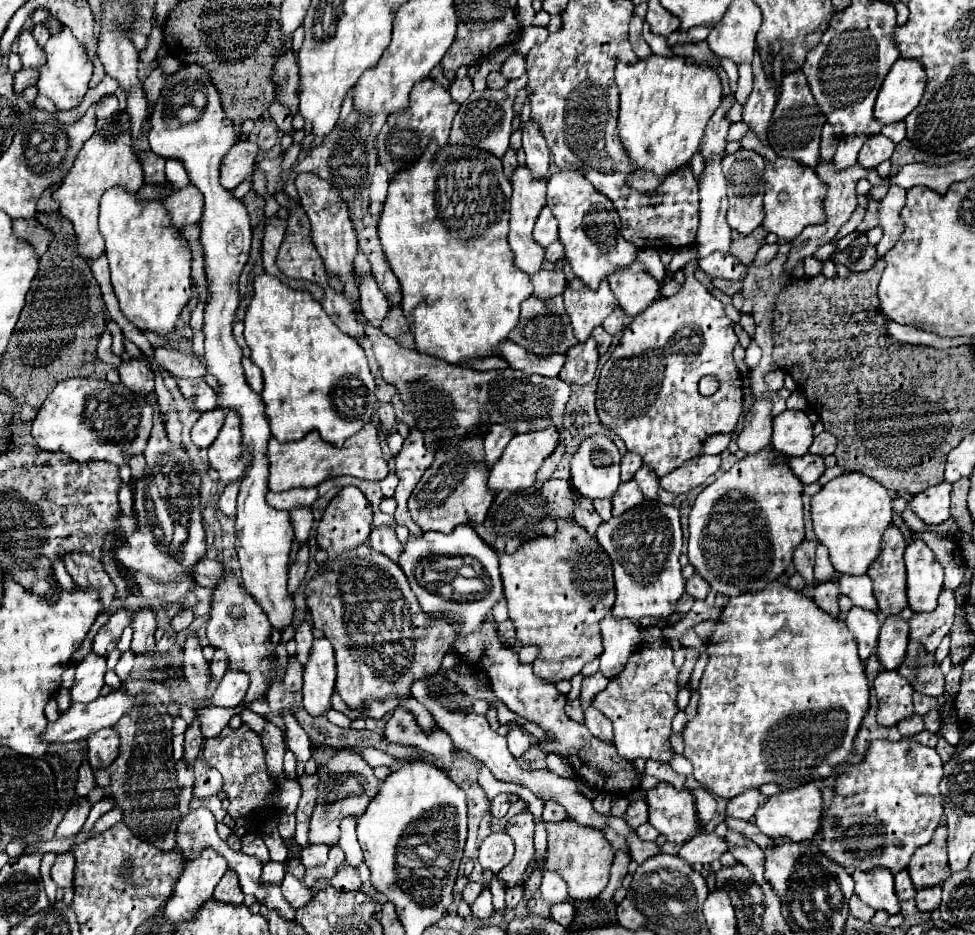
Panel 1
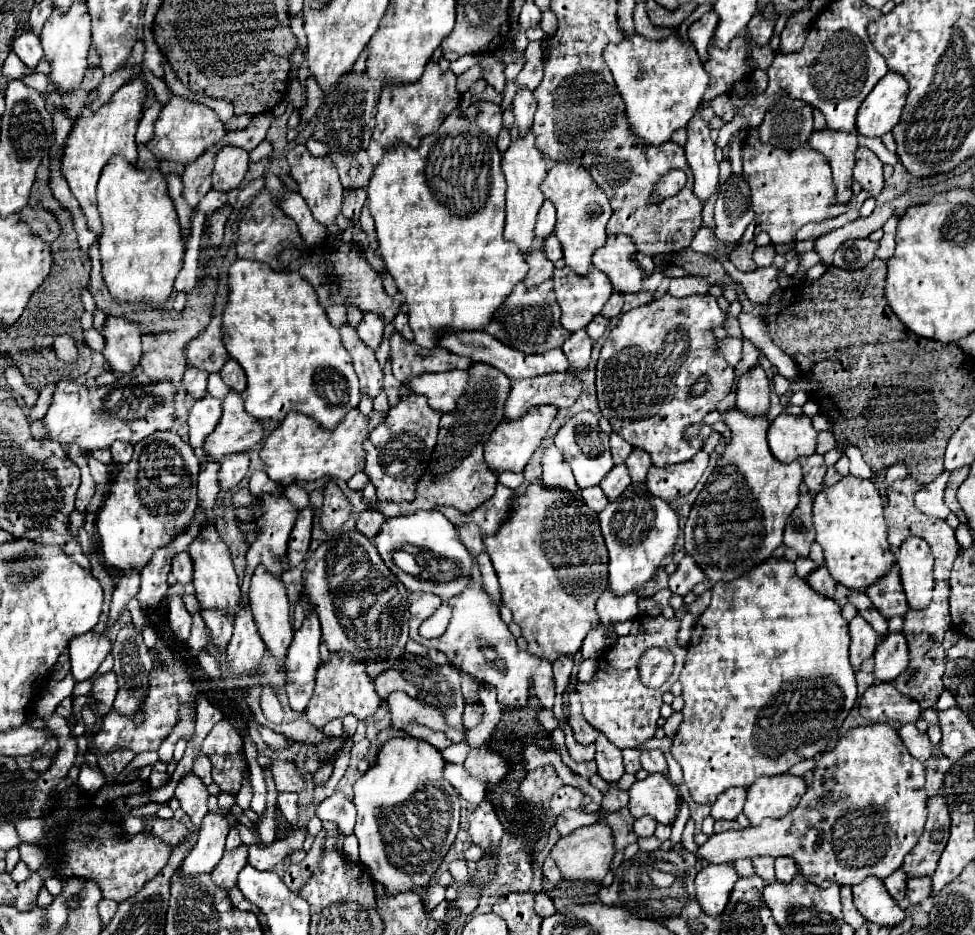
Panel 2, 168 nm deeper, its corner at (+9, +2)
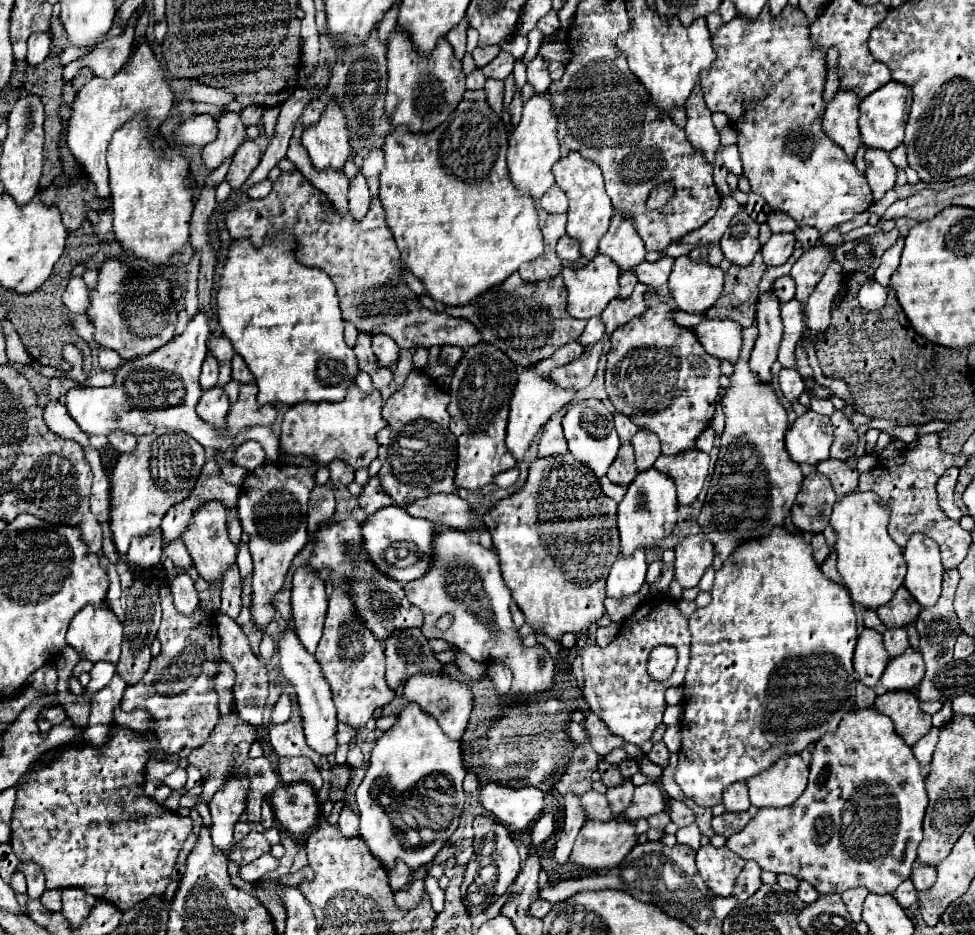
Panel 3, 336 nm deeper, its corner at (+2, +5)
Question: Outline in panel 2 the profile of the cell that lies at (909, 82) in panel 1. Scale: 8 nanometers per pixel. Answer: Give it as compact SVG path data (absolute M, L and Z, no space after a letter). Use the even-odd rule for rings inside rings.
M887 72L885 78L871 90L857 112L857 132L871 138L881 138L899 122L907 98L907 82L901 74Z

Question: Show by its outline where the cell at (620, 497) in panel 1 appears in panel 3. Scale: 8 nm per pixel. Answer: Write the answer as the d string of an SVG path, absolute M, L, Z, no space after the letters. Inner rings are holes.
M626 443L620 447L620 455L616 457L616 463L612 463L612 467L608 469L608 479L612 483L618 483L618 485L628 485L632 483L632 479L638 475L636 467L634 467L634 451L632 451L632 445Z

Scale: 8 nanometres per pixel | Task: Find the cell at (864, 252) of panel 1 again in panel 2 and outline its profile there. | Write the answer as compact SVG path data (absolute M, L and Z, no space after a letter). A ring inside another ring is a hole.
M867 238L865 240L847 240L837 248L833 266L845 268L845 270L859 270L873 260L877 246L879 246L877 242L867 240Z

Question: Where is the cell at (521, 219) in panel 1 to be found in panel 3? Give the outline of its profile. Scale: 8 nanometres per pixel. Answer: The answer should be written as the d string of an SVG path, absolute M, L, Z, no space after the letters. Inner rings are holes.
M532 95L532 99L524 105L522 121L510 133L508 139L508 171L514 187L522 193L528 193L534 203L554 185L552 179L552 165L560 159L560 143L556 139L556 115L552 111L552 103L548 95Z

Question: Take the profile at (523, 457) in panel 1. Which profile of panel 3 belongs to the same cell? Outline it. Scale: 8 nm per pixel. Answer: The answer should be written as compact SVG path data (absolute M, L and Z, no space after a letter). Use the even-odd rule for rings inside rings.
M522 371L518 377L518 383L514 387L512 399L510 399L510 419L506 429L506 447L512 453L512 457L522 463L524 453L528 451L534 437L540 433L544 423L562 407L566 407L574 399L574 391L564 391L556 383L552 383L548 377L540 377L534 371Z

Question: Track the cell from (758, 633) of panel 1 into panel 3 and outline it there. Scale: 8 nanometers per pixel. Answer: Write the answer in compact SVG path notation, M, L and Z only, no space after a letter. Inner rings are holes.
M776 529L768 539L760 539L756 543L748 543L748 547L740 547L728 563L716 573L712 587L712 601L708 607L696 609L690 615L690 633L692 633L692 657L684 679L684 717L682 717L682 747L678 751L680 761L676 767L676 783L682 793L694 799L698 805L714 807L722 803L722 791L736 781L746 781L760 771L772 767L784 755L800 755L808 745L816 743L824 733L834 733L840 725L842 717L854 709L856 695L856 673L852 665L854 645L856 645L856 615L852 609L852 599L844 585L832 583L824 579L820 567L814 563L810 543L802 541L802 535L794 535L788 529Z

